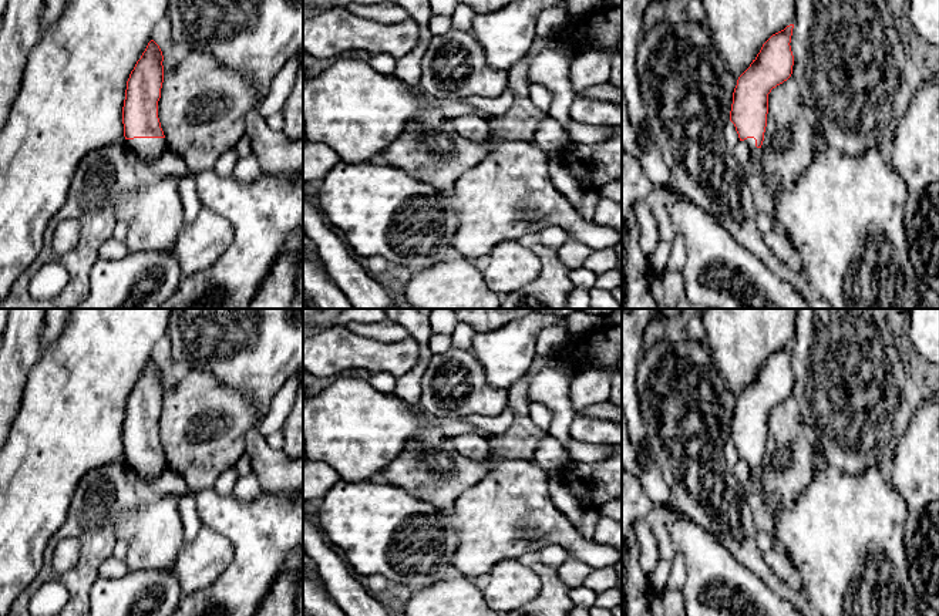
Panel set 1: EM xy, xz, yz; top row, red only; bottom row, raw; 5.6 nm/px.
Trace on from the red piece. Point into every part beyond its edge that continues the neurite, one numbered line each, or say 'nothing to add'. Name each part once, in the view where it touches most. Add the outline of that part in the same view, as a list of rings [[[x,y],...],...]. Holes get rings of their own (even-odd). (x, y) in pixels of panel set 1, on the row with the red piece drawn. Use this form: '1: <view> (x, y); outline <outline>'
1: xy (148, 150); outline [[[165,138],[125,139],[141,162],[152,162],[169,149]]]

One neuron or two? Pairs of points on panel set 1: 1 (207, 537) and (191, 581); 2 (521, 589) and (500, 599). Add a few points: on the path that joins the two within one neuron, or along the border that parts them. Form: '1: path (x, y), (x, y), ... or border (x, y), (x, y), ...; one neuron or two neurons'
1: path (207, 548), (207, 556), (195, 569); one neuron
2: path (515, 589), (510, 589), (505, 593); one neuron

